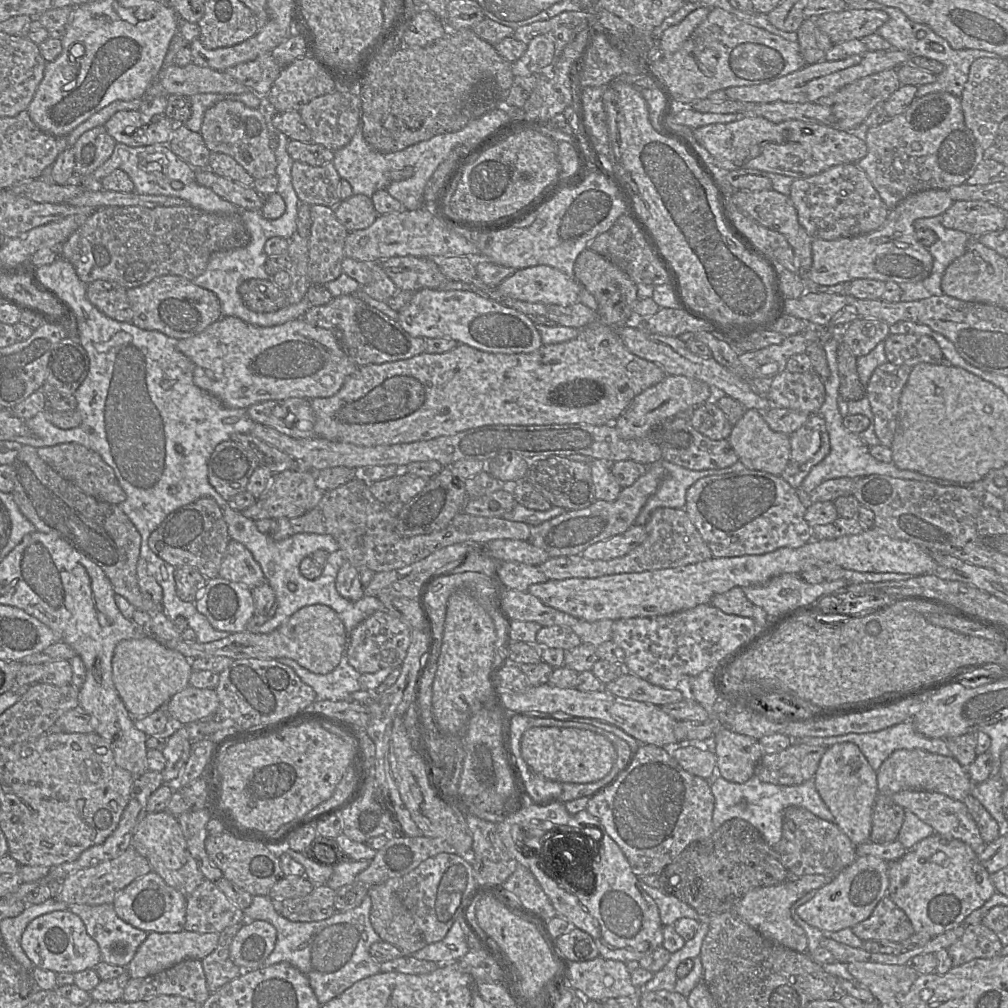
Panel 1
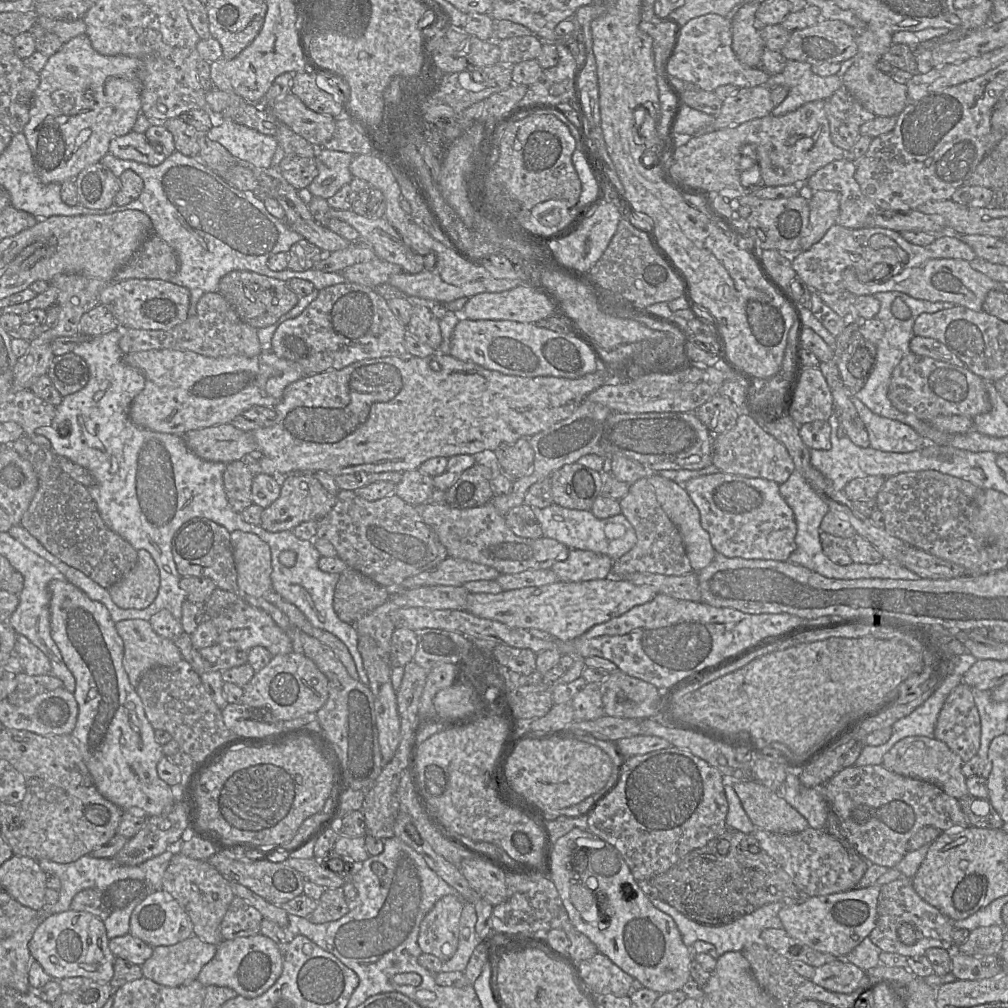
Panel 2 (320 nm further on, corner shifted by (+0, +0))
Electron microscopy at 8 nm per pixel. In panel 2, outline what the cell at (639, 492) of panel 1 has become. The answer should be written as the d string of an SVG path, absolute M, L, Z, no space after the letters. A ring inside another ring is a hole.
M491 502L465 509L424 503L415 506L415 509L444 545L449 557L484 564L495 568L500 574L550 569L569 553L569 548L555 539L544 536L530 539L515 535L507 526L505 515L500 514Z

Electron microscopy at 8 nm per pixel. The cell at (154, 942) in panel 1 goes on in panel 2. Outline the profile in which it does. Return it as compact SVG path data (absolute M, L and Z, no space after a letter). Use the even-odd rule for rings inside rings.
M195 935L174 945L153 947L151 957L141 965L143 977L168 987L187 984L198 978L217 949L218 945Z

